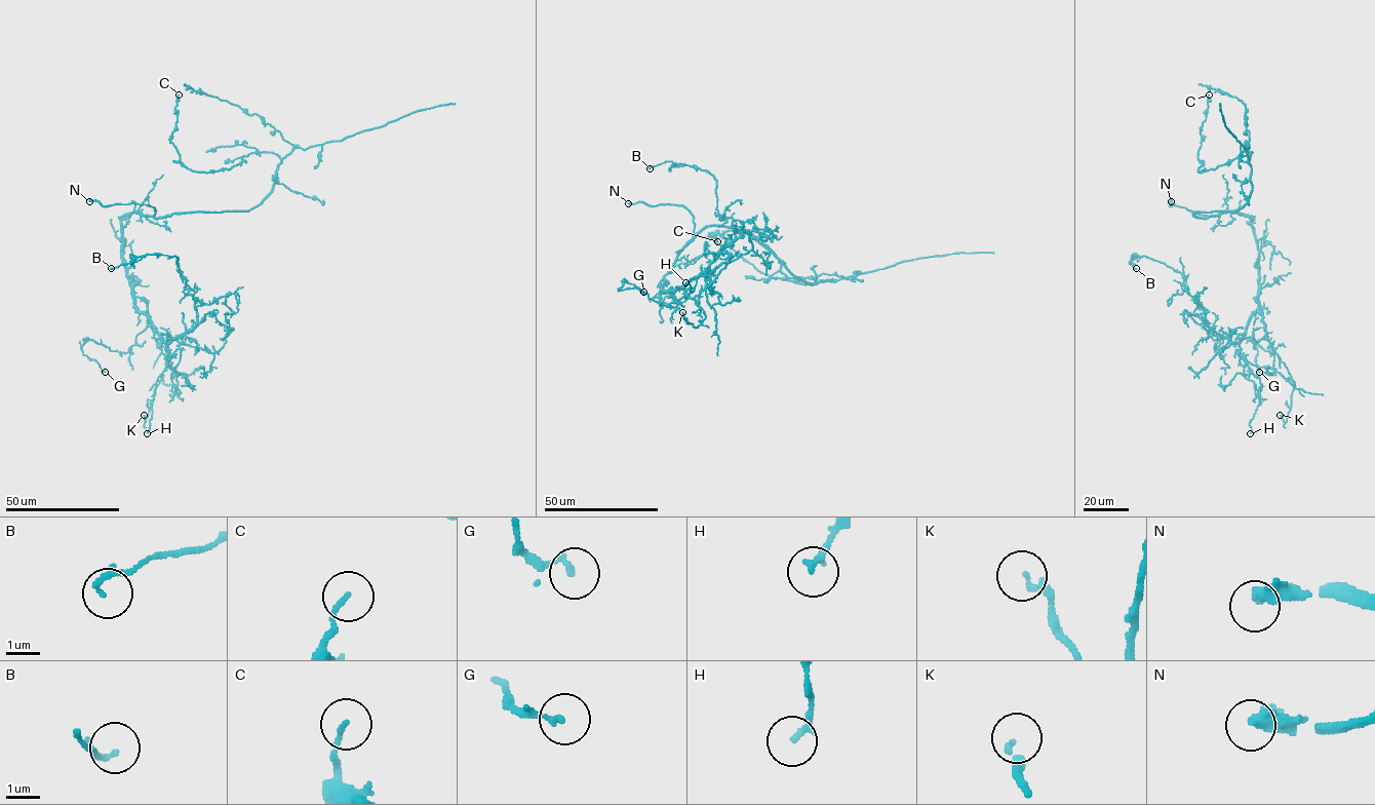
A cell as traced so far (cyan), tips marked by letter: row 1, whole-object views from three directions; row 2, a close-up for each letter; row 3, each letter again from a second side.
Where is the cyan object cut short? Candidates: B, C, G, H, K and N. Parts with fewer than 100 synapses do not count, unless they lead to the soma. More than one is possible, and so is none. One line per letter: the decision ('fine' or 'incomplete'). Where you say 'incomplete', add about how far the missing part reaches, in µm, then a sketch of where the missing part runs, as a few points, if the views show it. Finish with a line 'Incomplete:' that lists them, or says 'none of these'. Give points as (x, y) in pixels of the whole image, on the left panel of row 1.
B: fine
C: fine
G: fine
H: fine
K: fine
N: fine
Incomplete: none of these

